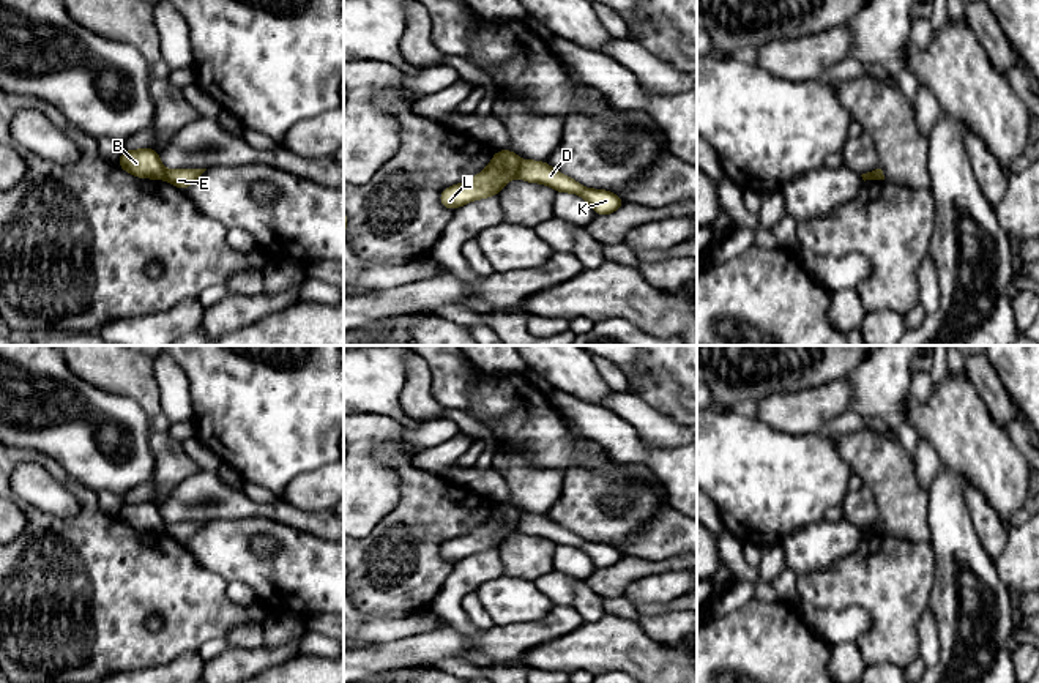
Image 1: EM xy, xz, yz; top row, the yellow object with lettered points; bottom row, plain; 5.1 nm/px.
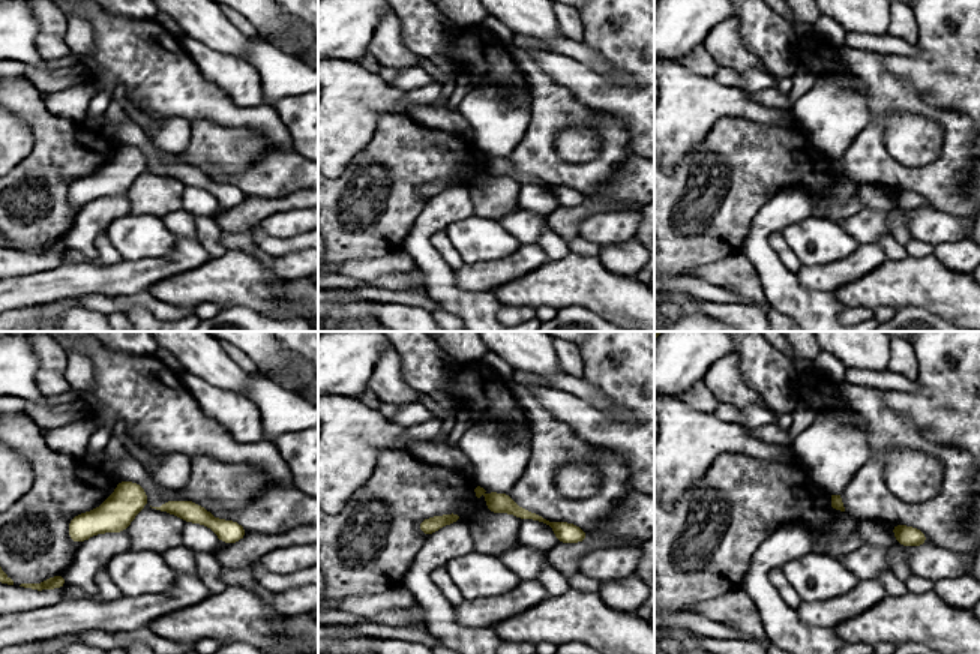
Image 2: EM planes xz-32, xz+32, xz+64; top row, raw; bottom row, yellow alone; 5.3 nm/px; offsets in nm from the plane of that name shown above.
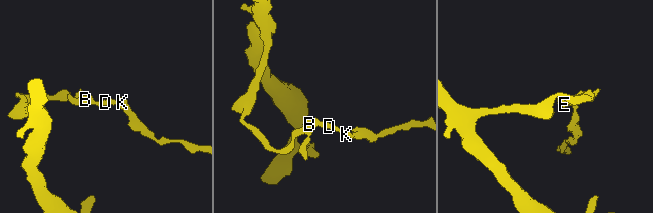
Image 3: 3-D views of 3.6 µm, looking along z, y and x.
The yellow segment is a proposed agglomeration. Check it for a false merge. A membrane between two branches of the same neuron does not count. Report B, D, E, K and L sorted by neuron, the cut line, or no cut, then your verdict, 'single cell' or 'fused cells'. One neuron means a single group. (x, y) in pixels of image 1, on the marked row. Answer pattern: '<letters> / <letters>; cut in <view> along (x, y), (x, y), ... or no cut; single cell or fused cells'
B L / D E K; cut in xz along (521, 161), (516, 175); fused cells

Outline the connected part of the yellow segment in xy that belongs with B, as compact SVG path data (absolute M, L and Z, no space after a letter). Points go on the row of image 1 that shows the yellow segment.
M155 148L123 150L118 166L139 178L162 180L166 177L166 169Z

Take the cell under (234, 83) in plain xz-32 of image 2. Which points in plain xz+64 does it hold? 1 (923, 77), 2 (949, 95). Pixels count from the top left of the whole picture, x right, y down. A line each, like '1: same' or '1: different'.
1: same
2: same

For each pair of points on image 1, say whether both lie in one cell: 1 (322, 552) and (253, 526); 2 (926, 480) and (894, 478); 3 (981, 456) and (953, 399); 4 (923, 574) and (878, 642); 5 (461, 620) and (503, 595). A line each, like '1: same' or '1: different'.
1: same
2: different
3: same
4: same
5: different

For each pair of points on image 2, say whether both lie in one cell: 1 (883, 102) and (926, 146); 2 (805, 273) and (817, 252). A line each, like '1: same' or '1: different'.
1: different
2: different

